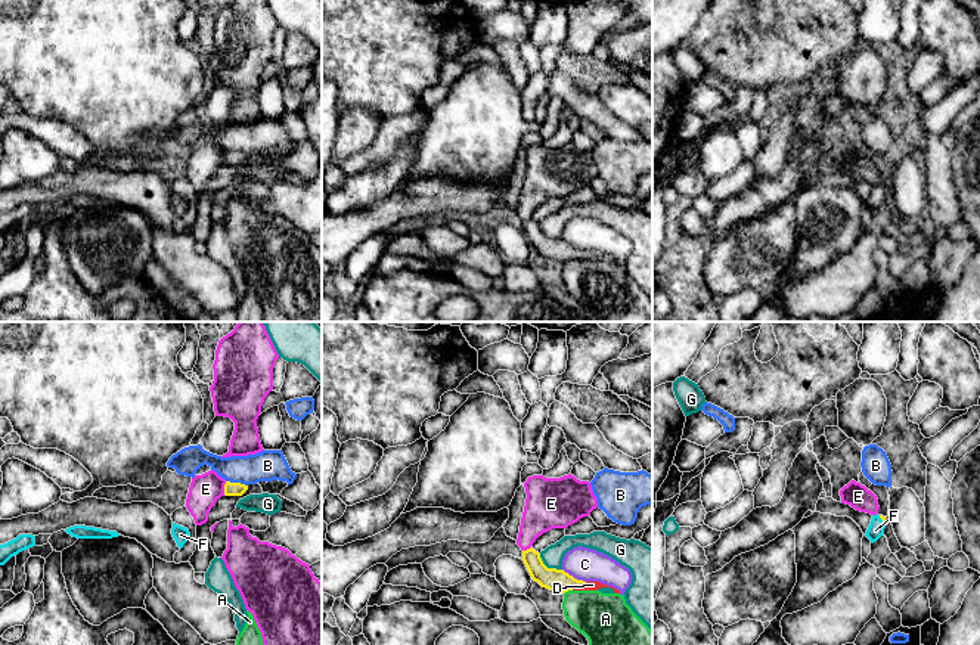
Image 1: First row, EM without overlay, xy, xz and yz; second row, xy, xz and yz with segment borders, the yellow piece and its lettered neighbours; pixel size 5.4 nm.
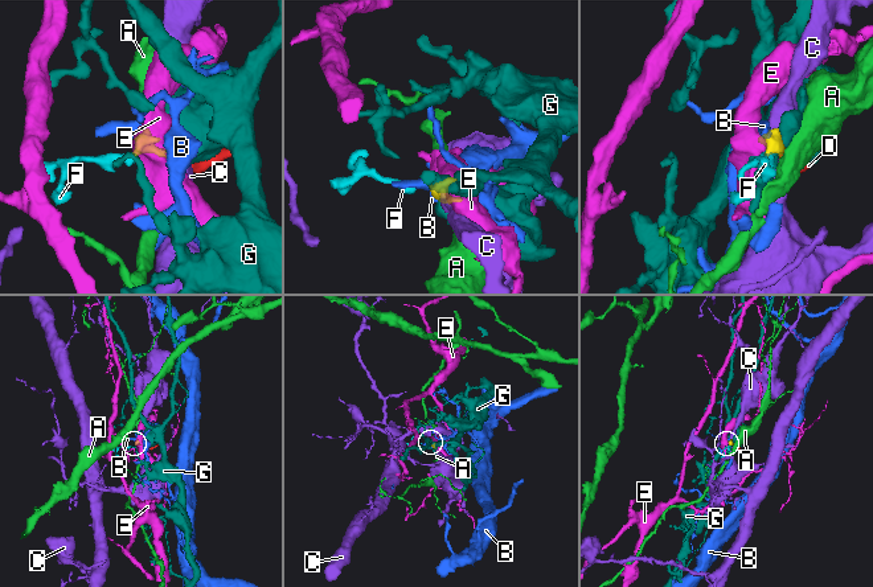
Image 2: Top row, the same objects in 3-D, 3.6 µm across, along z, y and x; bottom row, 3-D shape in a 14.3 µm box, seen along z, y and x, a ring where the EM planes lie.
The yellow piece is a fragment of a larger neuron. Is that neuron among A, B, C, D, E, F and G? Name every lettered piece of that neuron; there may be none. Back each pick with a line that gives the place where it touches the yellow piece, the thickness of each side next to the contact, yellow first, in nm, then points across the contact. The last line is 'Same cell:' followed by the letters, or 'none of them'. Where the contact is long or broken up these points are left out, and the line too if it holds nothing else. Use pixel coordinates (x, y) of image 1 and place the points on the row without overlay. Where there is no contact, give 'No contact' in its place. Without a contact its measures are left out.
D: Touches yellow at xz (580, 256). Thickness 120 nm (yellow) against 50 nm. Path across: xz (552, 248), (580, 256), (592, 254)
F: Touches yellow at yz (881, 188). Thickness 20 nm (yellow) against 90 nm. Path across: yz (881, 186), (881, 188), (875, 199)
Same cell: D, F

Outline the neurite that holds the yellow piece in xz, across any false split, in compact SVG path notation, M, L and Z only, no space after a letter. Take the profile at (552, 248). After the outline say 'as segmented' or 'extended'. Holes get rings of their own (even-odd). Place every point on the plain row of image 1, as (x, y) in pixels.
M533 217L522 220L522 230L534 251L549 260L559 260L562 263L568 260L598 260L601 257L611 257L599 251L577 249L564 239L548 238L540 223Z; extended

